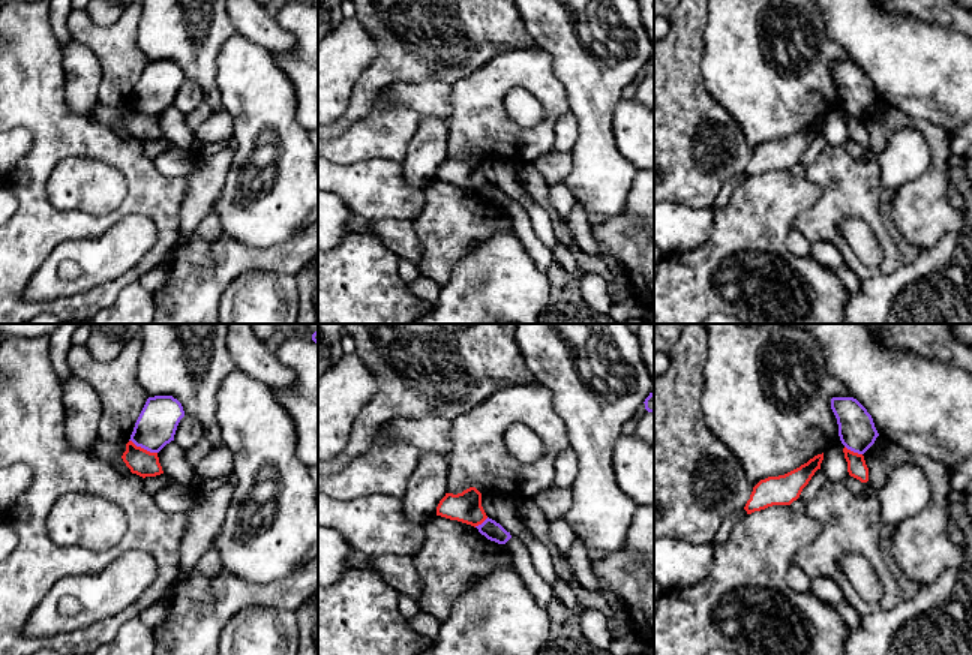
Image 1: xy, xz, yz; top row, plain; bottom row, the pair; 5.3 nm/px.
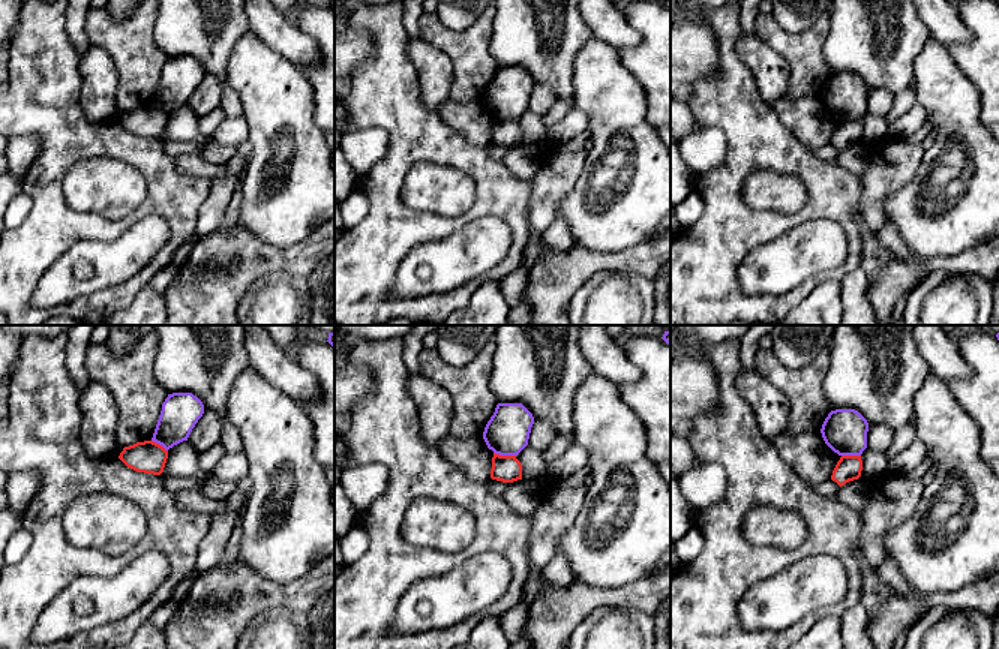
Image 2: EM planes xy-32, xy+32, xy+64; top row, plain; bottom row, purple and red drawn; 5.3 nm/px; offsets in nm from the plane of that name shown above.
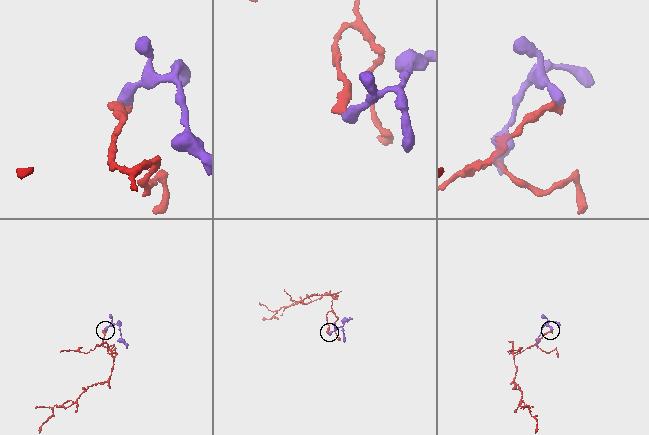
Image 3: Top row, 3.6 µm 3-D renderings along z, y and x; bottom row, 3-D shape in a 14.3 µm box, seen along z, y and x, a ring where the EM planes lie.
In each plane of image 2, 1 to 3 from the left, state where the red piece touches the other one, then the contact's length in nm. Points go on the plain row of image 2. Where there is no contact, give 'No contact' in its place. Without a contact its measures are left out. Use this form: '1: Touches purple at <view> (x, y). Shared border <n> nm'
1: Touches purple at xy-32 (159, 108). Shared border 110 nm
2: Touches purple at xy+32 (504, 119). Shared border 120 nm
3: Touches purple at xy+64 (851, 119). Shared border 100 nm

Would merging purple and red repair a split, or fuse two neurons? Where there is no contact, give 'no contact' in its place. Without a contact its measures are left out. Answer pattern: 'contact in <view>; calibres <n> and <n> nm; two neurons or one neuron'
contact in xy; calibres 220 and 140 nm; two neurons

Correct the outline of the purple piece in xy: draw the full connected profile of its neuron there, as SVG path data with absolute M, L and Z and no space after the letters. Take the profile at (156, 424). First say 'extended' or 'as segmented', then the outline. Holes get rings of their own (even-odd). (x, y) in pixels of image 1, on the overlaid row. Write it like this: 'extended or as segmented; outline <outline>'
as segmented; outline M172 396L148 397L129 441L150 453L159 453L174 441L177 426L183 417L182 403Z

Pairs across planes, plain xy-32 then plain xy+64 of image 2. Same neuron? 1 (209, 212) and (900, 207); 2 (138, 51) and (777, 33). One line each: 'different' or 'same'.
1: different
2: same

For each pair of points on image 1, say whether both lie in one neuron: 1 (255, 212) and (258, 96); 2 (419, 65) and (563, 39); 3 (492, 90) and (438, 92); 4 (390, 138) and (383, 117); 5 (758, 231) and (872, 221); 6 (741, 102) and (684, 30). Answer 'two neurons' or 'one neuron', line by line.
1: one neuron
2: two neurons
3: two neurons
4: one neuron
5: two neurons
6: two neurons

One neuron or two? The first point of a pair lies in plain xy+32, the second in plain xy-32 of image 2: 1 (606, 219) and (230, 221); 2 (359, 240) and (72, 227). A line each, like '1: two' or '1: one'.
1: two
2: one

